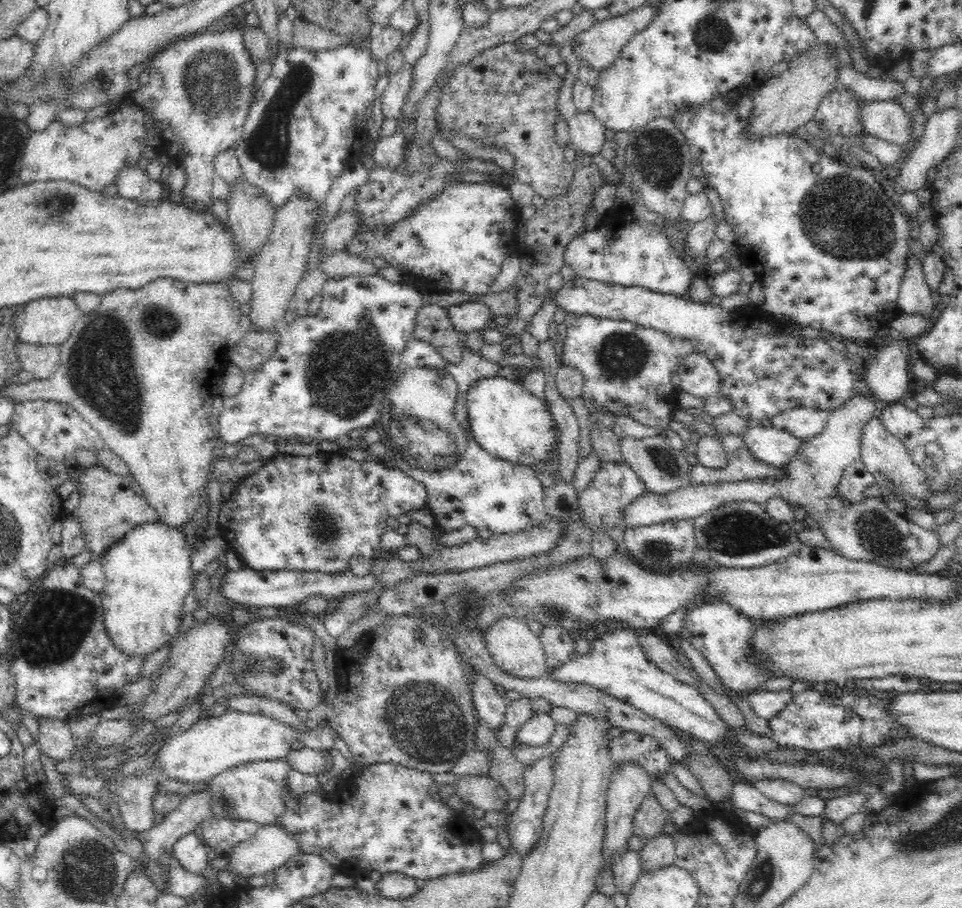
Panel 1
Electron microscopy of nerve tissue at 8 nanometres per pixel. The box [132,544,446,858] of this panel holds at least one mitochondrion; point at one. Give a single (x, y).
(226, 803)

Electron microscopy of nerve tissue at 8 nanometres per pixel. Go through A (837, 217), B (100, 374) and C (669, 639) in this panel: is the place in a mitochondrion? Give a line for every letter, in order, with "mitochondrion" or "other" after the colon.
A: mitochondrion
B: mitochondrion
C: other

